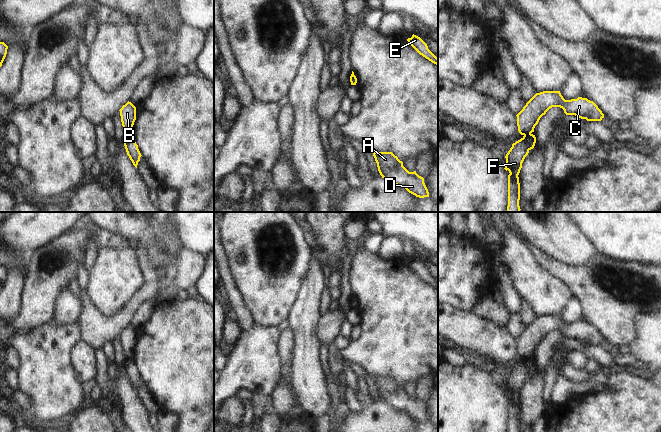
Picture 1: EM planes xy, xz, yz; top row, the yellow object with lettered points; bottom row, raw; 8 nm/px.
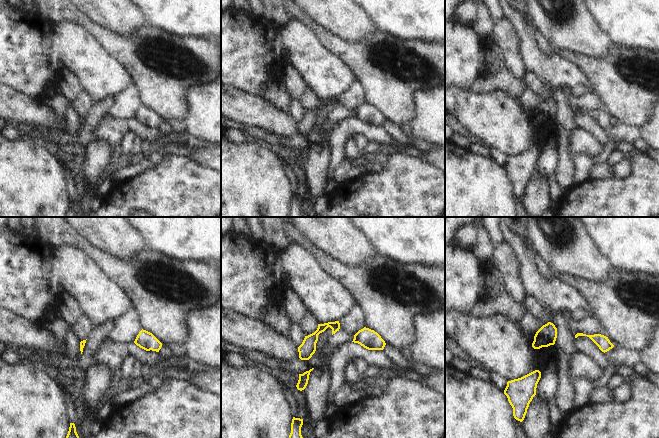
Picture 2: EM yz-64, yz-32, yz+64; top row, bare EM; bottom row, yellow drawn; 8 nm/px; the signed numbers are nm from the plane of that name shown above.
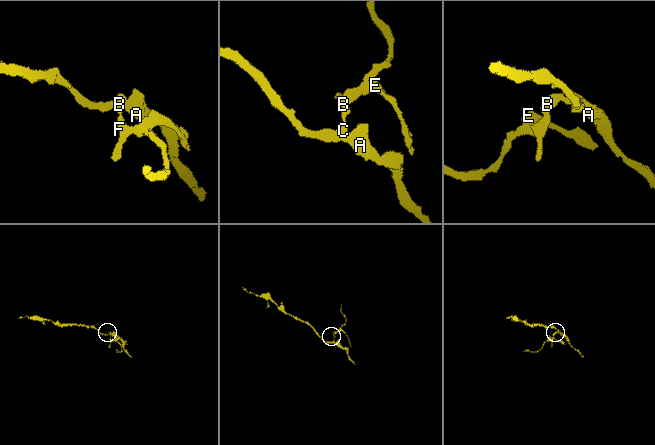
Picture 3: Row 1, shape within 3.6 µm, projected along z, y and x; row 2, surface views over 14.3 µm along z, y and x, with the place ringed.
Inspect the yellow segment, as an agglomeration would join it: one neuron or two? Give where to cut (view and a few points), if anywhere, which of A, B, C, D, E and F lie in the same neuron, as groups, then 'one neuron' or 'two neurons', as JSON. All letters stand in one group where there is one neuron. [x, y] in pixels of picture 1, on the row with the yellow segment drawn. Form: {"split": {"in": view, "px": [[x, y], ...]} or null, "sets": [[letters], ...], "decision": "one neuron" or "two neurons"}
{"split": {"in": "yz", "px": [[530, 133], [524, 135]]}, "sets": [["A", "B", "C", "D"], ["E", "F"]], "decision": "two neurons"}

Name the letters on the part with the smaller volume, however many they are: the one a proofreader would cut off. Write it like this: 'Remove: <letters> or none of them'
Remove: E, F

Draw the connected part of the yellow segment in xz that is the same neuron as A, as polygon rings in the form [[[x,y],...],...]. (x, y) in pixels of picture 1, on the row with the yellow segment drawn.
[[[374,152],[373,156],[382,178],[399,187],[405,188],[416,197],[429,197],[424,178],[419,176],[416,171],[409,172],[403,166],[403,162],[392,152]]]

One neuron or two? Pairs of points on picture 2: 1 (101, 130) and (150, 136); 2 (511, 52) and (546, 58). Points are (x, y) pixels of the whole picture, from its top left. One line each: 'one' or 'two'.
1: one
2: two

